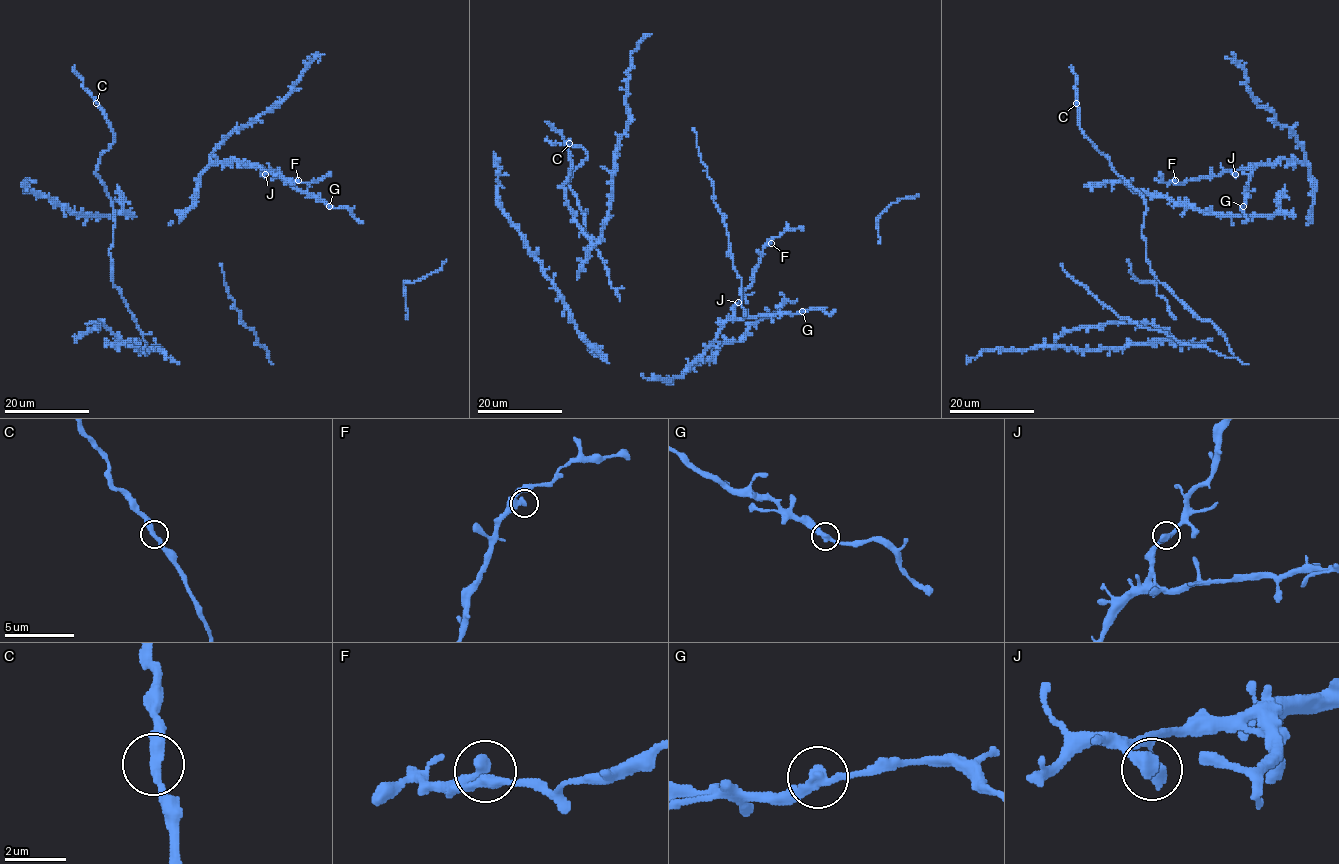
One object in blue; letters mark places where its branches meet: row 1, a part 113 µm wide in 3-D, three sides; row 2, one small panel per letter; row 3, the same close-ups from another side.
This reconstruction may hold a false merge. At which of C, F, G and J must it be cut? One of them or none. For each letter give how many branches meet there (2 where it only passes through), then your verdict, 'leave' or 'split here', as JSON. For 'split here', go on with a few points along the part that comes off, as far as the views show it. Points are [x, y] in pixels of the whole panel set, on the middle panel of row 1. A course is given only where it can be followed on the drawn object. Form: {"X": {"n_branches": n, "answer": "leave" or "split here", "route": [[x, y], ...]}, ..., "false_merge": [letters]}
{"C": {"n_branches": 2, "answer": "leave"}, "F": {"n_branches": 2, "answer": "leave"}, "G": {"n_branches": 2, "answer": "leave"}, "J": {"n_branches": 2, "answer": "leave"}, "false_merge": []}

